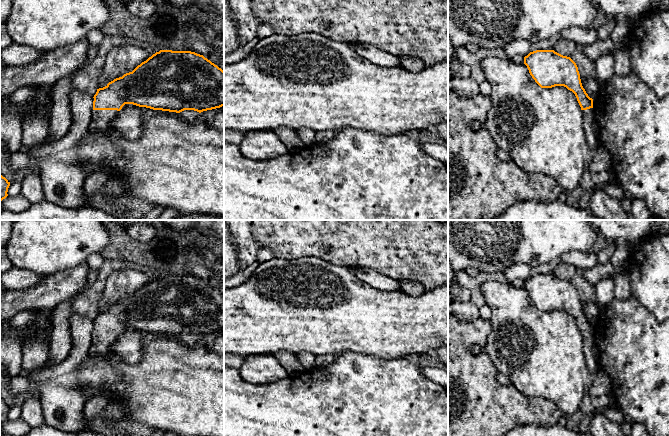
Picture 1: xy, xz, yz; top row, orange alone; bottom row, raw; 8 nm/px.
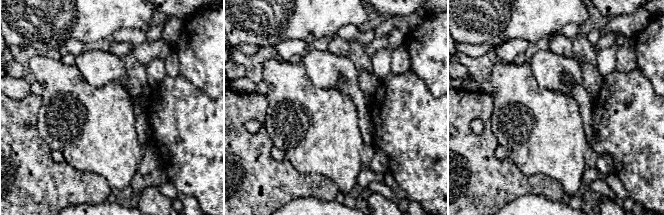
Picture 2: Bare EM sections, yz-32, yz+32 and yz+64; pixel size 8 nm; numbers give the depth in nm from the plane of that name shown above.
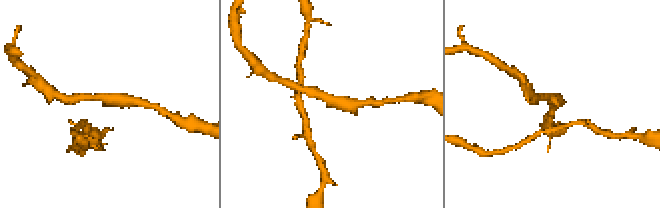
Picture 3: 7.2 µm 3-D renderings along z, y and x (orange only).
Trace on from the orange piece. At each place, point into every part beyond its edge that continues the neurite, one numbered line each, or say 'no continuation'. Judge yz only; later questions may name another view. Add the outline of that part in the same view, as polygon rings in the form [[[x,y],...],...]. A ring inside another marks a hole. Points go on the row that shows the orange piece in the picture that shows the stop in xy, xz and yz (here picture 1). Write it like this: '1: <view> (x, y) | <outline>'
1: yz (589, 123) | [[[590,108],[582,110],[583,113],[583,128],[587,138],[587,144],[591,148],[596,148],[599,145],[598,127],[595,120],[594,109]]]

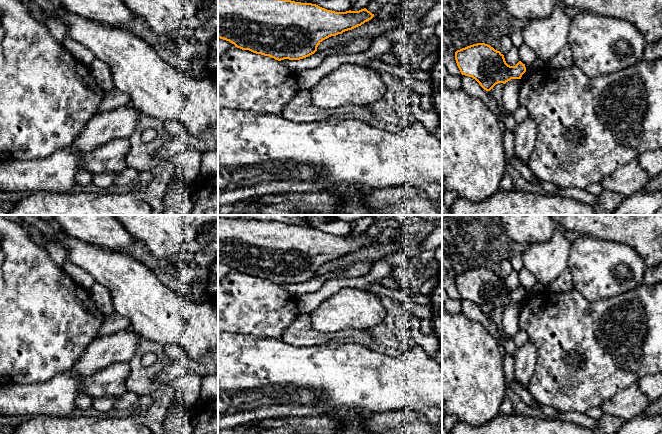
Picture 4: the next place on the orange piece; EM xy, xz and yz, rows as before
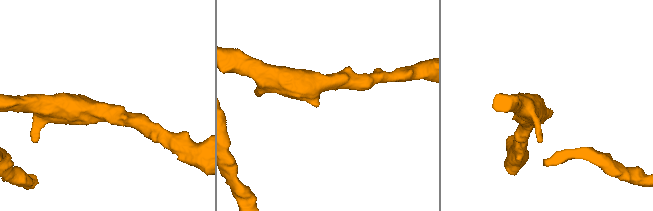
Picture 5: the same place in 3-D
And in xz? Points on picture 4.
no continuation

